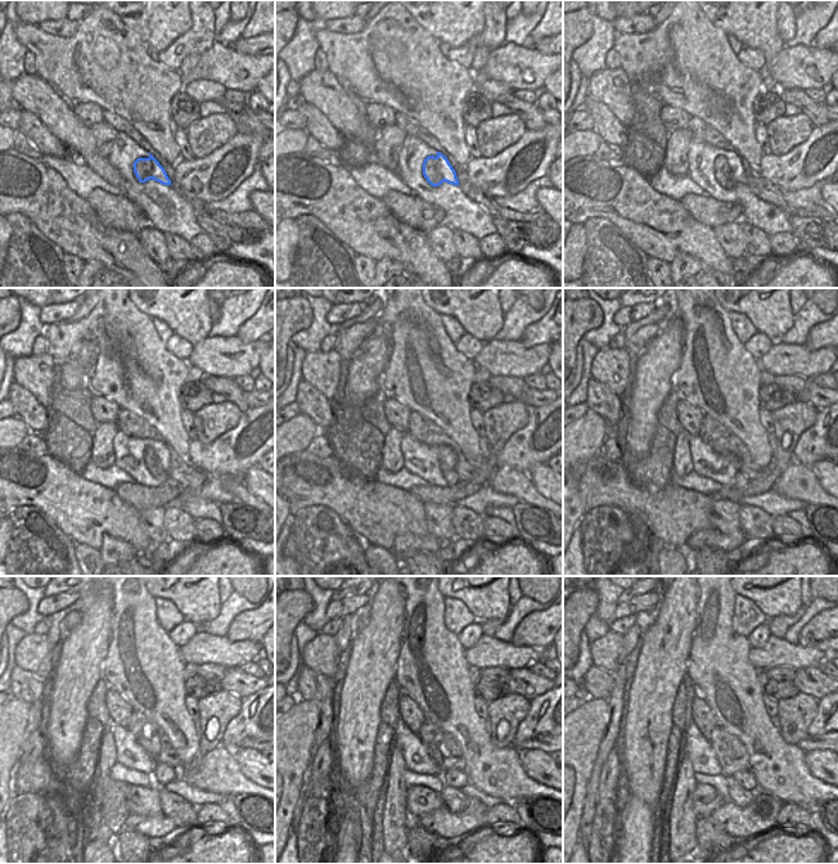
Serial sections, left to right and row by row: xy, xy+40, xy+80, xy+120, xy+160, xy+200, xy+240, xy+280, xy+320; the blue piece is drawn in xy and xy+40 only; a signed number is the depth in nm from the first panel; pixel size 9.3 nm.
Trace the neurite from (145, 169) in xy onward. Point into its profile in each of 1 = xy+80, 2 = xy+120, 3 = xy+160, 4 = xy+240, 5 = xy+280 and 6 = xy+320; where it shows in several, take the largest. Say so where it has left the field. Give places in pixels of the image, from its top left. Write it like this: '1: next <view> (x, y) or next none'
1: next xy+80 (728, 167)
2: next xy+120 (161, 451)
3: next xy+160 (446, 454)
4: next xy+240 (163, 774)
5: next xy+280 (454, 778)
6: next xy+320 (746, 778)

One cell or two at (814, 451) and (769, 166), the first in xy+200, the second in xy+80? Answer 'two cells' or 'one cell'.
one cell

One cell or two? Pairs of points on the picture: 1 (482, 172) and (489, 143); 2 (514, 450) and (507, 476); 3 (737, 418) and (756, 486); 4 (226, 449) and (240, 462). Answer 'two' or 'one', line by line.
1: two
2: two
3: two
4: one

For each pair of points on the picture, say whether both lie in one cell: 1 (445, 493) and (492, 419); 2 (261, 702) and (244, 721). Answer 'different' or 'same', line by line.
1: same
2: same

